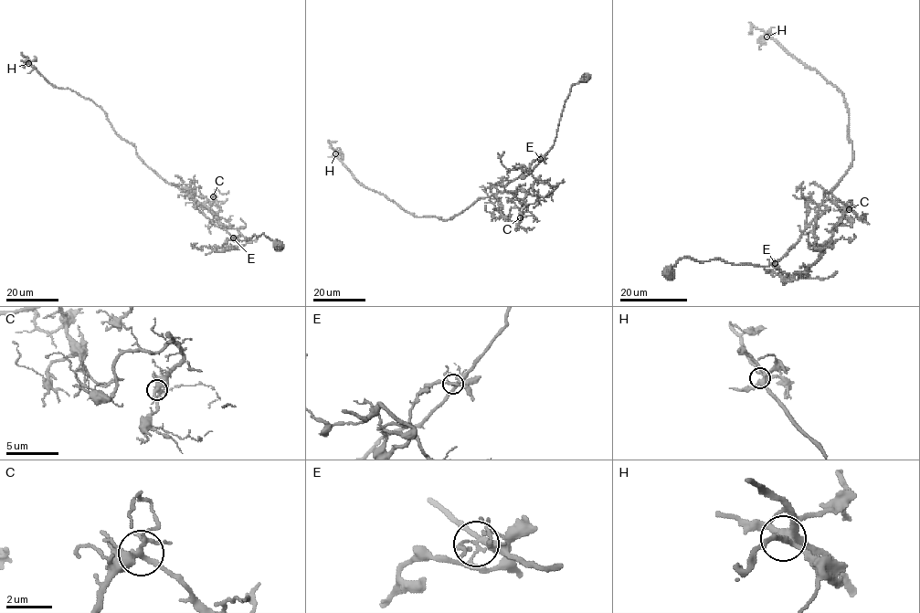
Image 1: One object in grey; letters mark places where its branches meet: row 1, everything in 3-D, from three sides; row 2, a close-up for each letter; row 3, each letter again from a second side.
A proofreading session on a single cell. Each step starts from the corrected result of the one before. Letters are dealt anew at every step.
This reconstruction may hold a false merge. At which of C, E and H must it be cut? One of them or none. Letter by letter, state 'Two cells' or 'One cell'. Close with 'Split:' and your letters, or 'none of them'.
C: One cell
E: Two cells
H: One cell
Split: E

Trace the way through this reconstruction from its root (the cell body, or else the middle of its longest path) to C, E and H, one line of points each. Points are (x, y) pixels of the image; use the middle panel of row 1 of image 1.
C: (585, 79), (570, 88), (554, 145), (532, 169), (504, 186), (507, 191), (526, 191), (527, 209), (520, 217)
E: (585, 79), (571, 87), (554, 145), (541, 160)
H: (585, 79), (571, 87), (544, 158), (503, 192), (479, 198), (448, 219), (407, 212), (364, 186), (335, 153)

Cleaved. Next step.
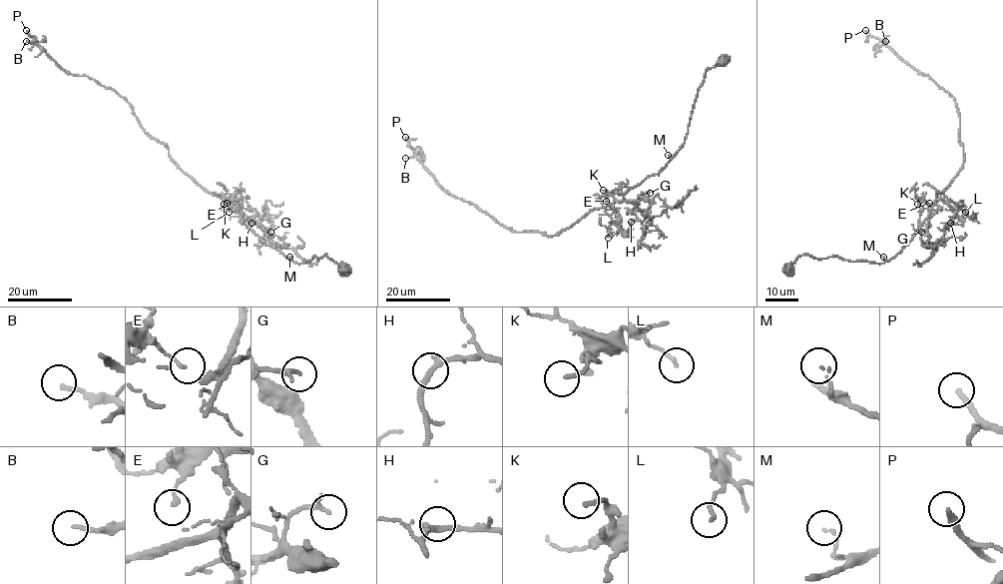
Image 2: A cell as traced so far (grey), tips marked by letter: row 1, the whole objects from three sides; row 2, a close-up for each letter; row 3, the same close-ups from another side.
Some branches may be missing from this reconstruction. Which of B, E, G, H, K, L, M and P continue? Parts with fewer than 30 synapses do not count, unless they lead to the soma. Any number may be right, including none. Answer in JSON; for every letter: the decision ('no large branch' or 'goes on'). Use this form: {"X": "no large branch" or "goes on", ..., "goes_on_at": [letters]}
{"B": "goes on", "E": "no large branch", "G": "no large branch", "H": "no large branch", "K": "no large branch", "L": "no large branch", "M": "no large branch", "P": "goes on", "goes_on_at": ["B", "P"]}

